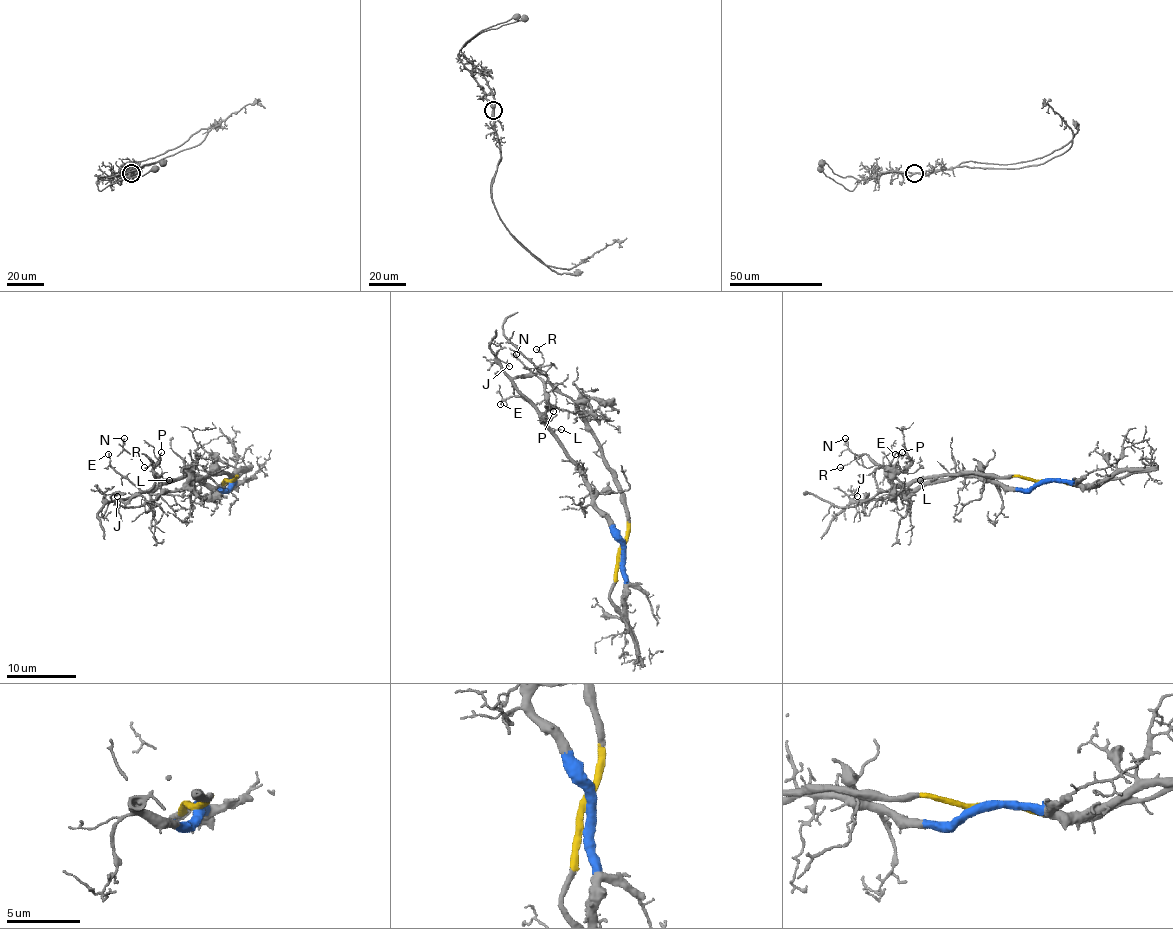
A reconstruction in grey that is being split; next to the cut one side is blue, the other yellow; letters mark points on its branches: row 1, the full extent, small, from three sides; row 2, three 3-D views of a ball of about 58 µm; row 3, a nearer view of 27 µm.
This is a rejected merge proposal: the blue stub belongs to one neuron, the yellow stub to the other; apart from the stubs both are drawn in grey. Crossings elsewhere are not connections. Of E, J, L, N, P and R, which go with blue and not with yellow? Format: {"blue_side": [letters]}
{"blue_side": ["E", "J", "L", "N", "P", "R"]}

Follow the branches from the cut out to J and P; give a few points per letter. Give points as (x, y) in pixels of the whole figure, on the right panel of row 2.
J: (1042, 481), (1002, 488), (992, 480), (949, 476), (880, 499), (857, 500), (852, 493), (857, 495)
P: (1042, 481), (1021, 488), (1002, 488), (992, 480), (949, 476), (907, 490), (895, 476), (897, 459), (902, 452)

